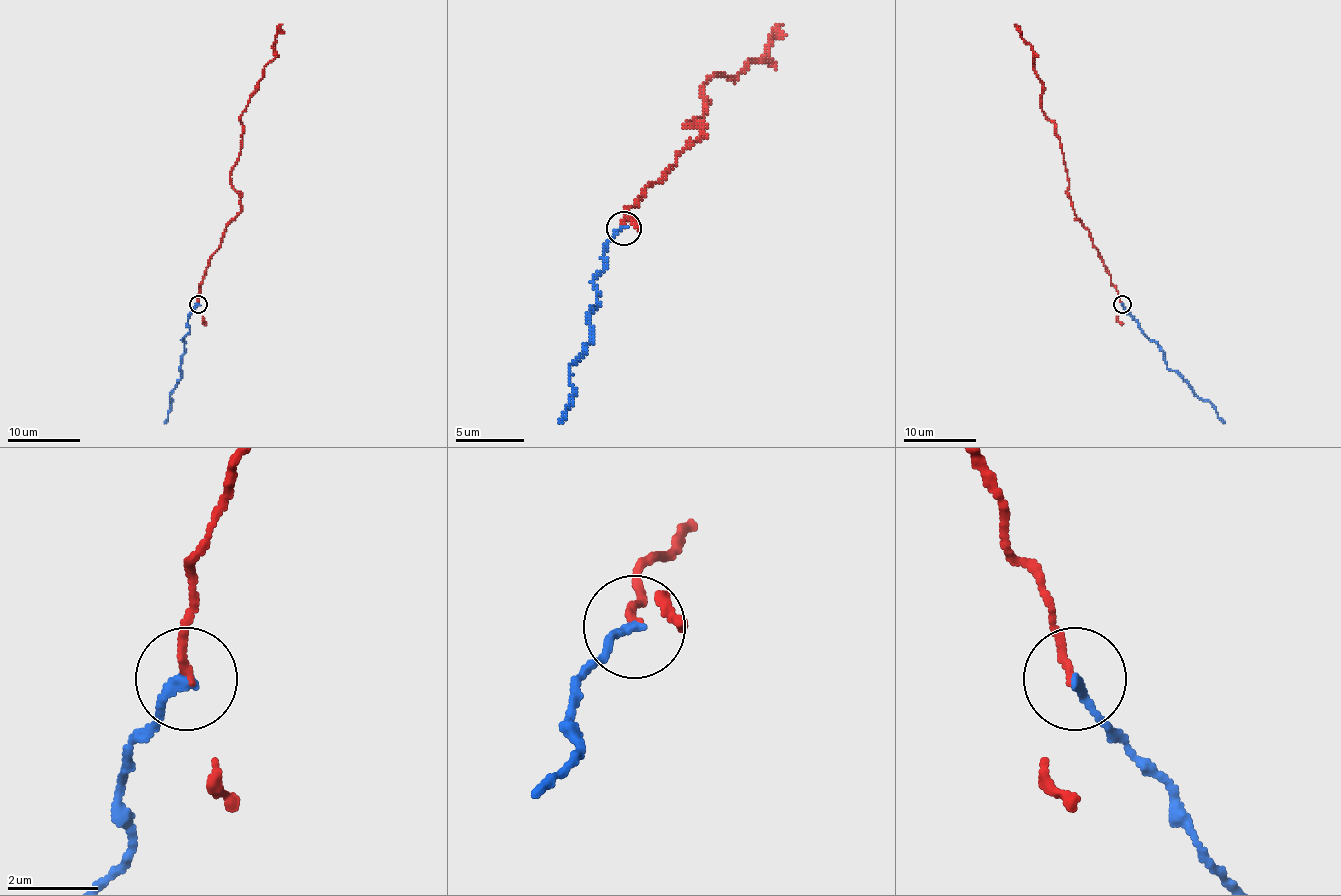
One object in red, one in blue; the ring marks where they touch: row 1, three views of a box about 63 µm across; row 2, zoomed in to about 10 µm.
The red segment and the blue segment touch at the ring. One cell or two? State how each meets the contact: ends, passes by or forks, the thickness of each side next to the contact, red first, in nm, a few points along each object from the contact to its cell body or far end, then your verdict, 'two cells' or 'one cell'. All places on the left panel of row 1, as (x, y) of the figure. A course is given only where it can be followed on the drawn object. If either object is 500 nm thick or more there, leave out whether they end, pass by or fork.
red ends there; blue ends there; 180 nm thick on the red side, 220 nm on the other; red runs (199, 303), (208, 260), (240, 211), (229, 171), (238, 156), (240, 116), (275, 57), (275, 37), (282, 24); blue runs (199, 303), (188, 320), (189, 332), (182, 340), (180, 378), (170, 394), (171, 405), (164, 423); two cells

